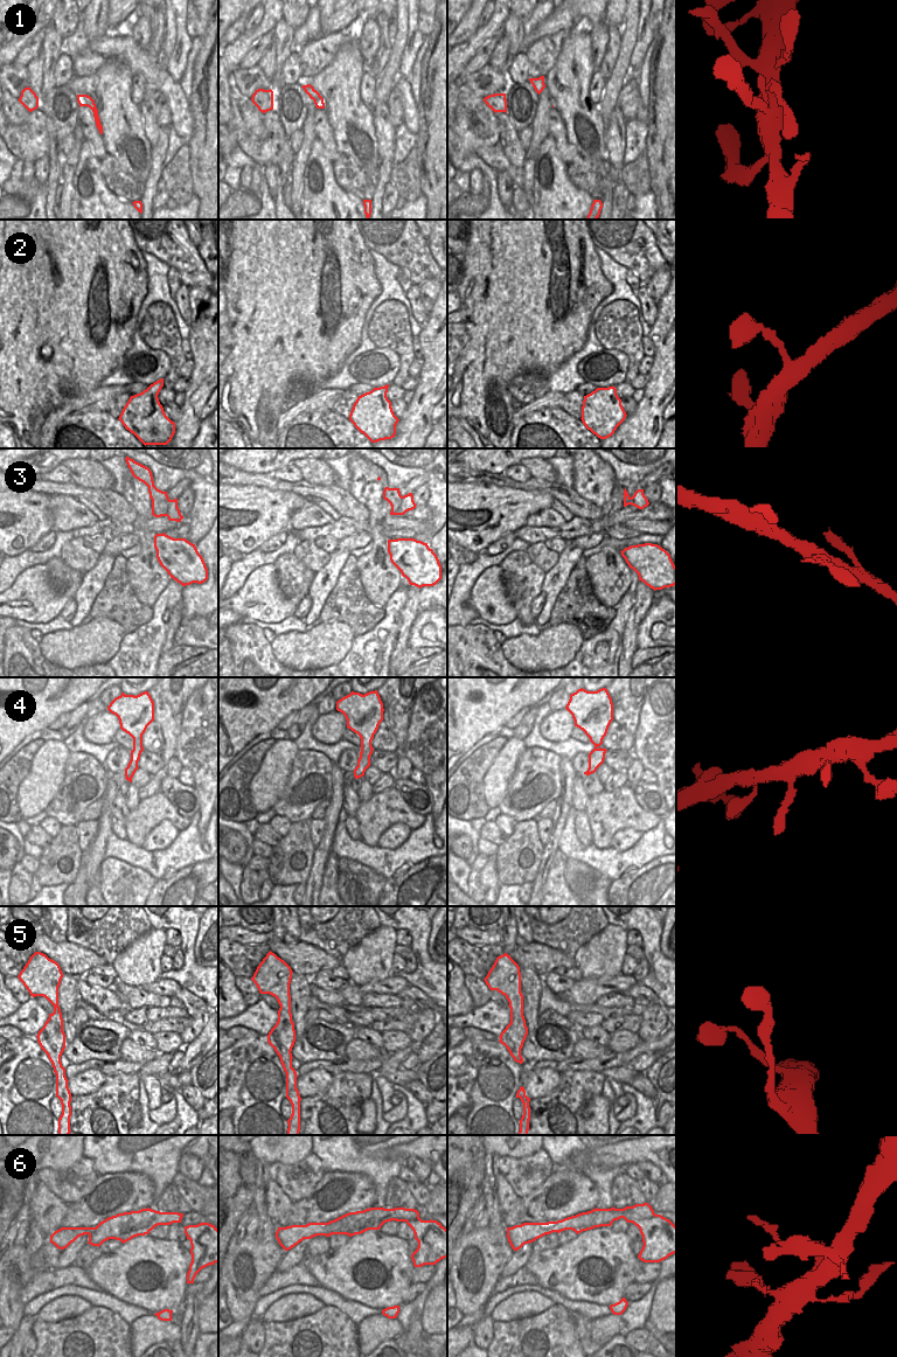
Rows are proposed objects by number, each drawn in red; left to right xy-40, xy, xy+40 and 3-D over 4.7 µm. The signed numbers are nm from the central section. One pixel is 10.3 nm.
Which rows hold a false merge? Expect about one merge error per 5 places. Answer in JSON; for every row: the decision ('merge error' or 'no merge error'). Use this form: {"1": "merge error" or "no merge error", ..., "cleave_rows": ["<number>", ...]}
{"1": "no merge error", "2": "no merge error", "3": "no merge error", "4": "no merge error", "5": "no merge error", "6": "no merge error", "cleave_rows": []}

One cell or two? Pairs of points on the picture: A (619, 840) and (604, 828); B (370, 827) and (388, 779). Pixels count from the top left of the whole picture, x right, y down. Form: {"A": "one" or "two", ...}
{"A": "two", "B": "two"}

